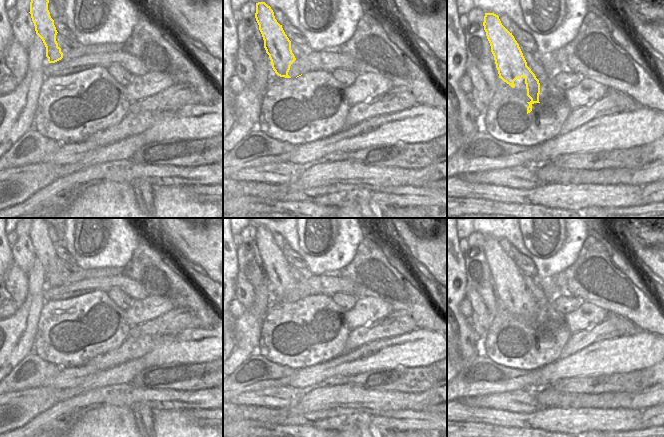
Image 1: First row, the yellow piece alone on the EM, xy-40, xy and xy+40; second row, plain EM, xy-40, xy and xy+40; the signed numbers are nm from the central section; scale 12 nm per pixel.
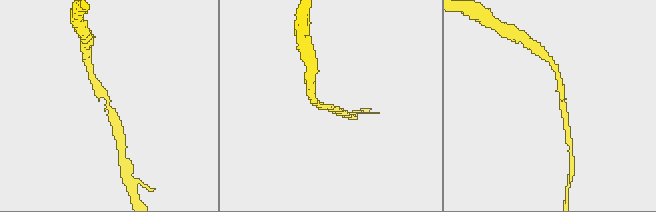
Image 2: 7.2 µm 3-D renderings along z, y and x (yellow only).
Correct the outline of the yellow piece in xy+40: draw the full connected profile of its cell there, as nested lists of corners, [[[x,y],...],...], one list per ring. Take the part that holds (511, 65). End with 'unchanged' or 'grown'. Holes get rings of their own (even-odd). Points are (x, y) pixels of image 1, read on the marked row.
[[[485,13],[484,30],[491,46],[499,78],[515,87],[516,79],[525,78],[527,96],[531,99],[527,102],[527,114],[532,111],[532,105],[539,102],[540,83],[535,74],[527,66],[527,62],[515,40],[501,23],[499,16],[494,13]]]; unchanged

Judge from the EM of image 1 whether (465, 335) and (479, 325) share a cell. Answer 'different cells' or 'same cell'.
different cells

